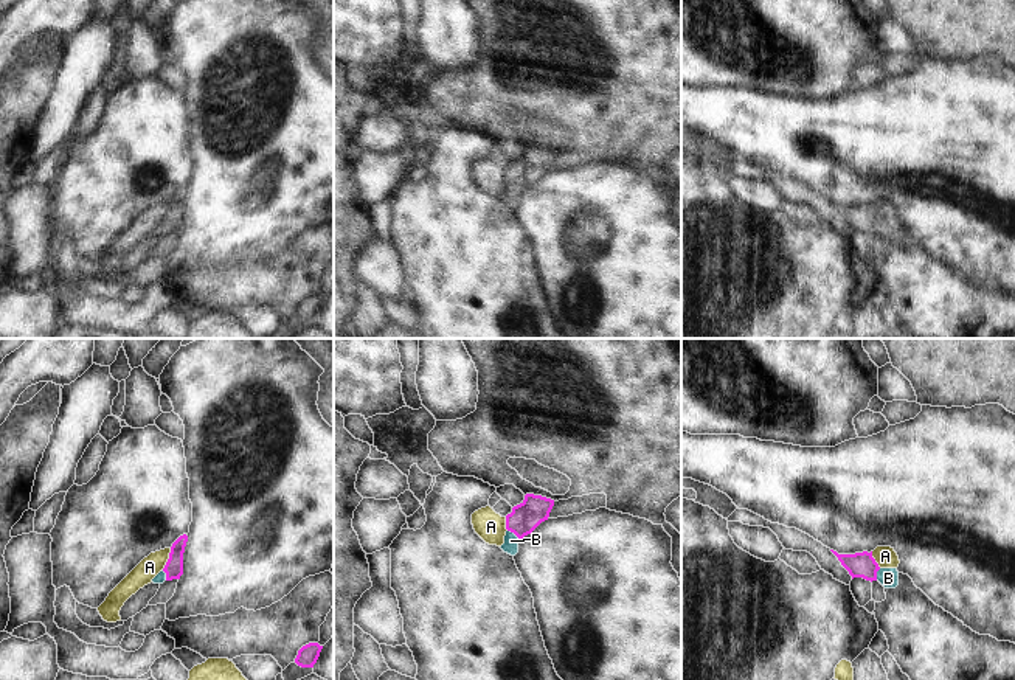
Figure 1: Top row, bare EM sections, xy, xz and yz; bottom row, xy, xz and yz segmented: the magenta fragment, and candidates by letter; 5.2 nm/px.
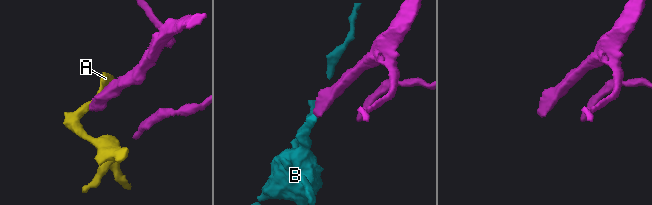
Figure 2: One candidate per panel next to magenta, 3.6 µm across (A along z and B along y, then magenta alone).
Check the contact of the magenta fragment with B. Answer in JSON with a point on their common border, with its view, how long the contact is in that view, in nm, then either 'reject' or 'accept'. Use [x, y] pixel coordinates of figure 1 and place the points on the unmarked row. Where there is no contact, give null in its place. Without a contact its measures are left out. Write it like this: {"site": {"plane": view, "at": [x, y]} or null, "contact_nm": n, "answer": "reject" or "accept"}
{"site": {"plane": "xz", "at": [514, 185]}, "contact_nm": 80, "answer": "accept"}

